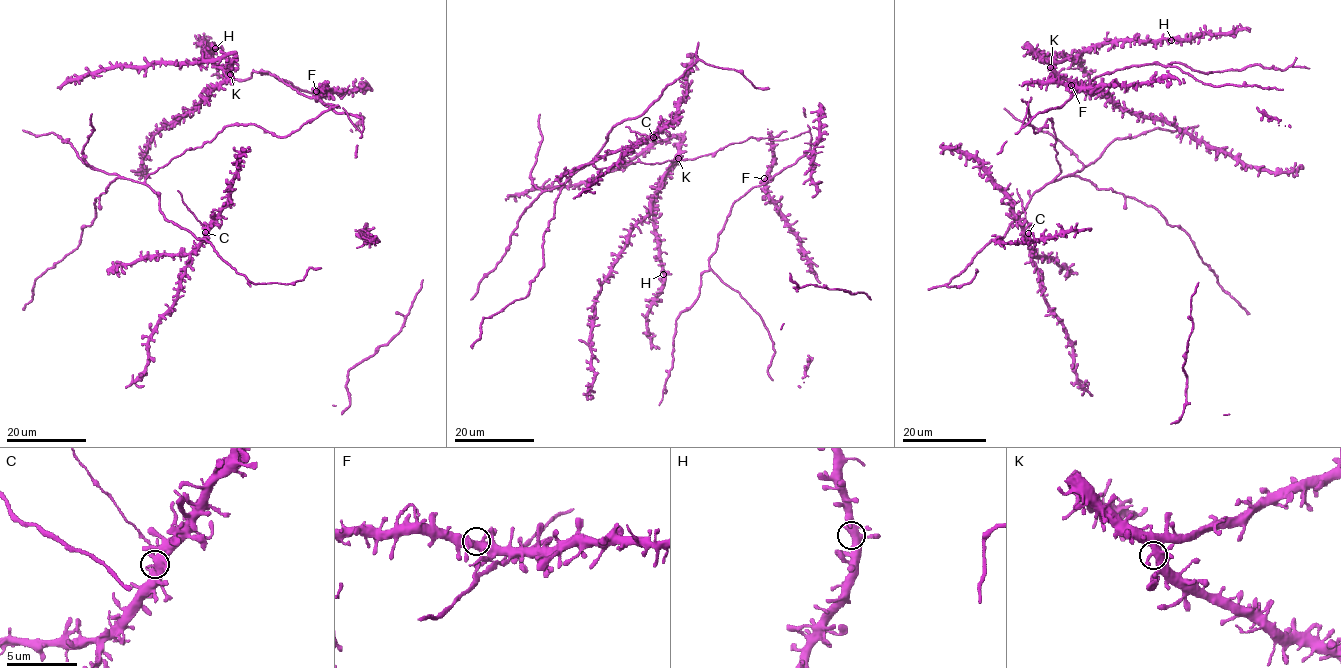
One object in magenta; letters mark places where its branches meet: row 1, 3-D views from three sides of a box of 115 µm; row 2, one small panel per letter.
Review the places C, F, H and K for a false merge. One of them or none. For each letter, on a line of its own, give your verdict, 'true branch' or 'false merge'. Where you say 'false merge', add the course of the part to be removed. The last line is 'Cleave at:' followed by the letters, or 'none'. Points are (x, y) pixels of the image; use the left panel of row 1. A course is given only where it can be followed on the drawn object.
C: false merge | (205, 233), (177, 190)
F: true branch
H: true branch
K: true branch
Cleave at: C

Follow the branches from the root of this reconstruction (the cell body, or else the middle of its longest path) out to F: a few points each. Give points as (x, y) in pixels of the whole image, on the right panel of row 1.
F: (1051, 119), (1034, 132), (1028, 120), (1030, 99), (1022, 126), (1038, 113), (1059, 108), (1070, 97), (1071, 85)

